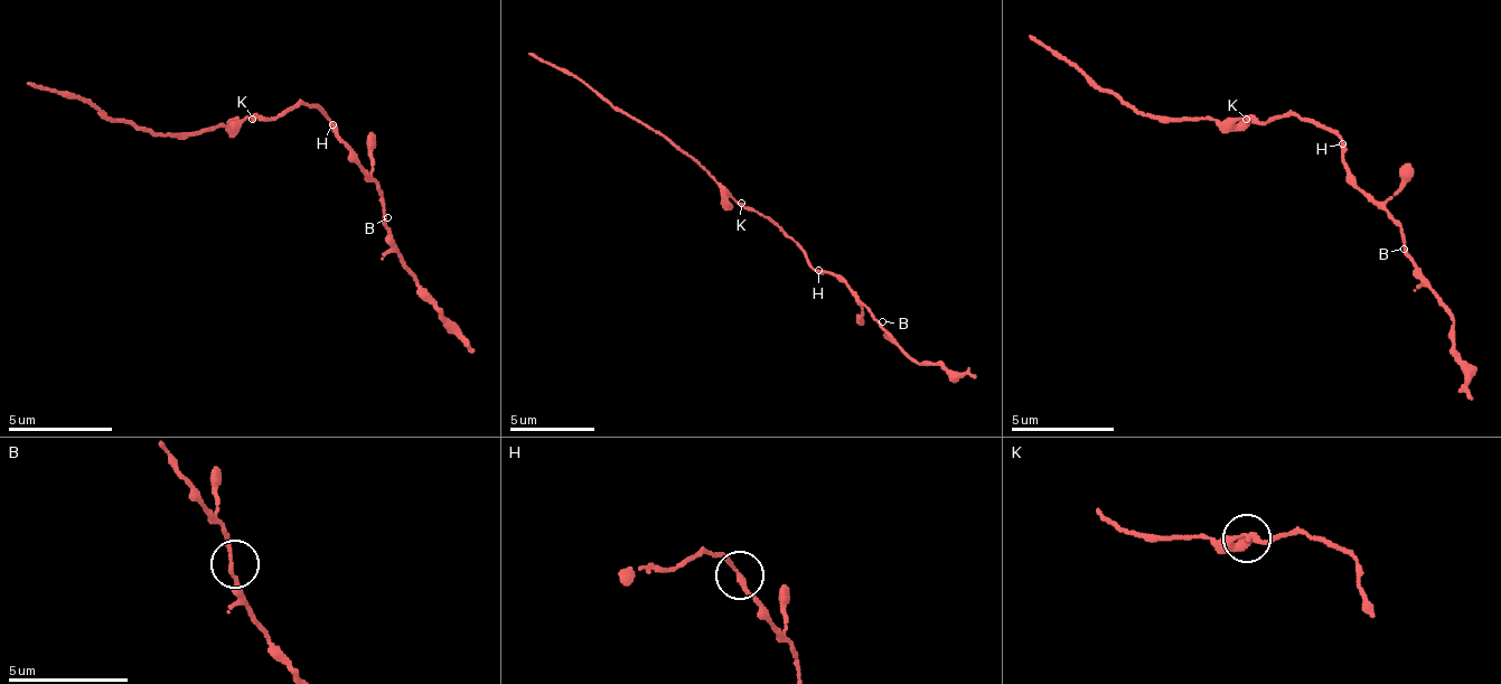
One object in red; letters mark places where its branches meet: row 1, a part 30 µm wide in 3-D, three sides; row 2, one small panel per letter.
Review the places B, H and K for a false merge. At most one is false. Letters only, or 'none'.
none

